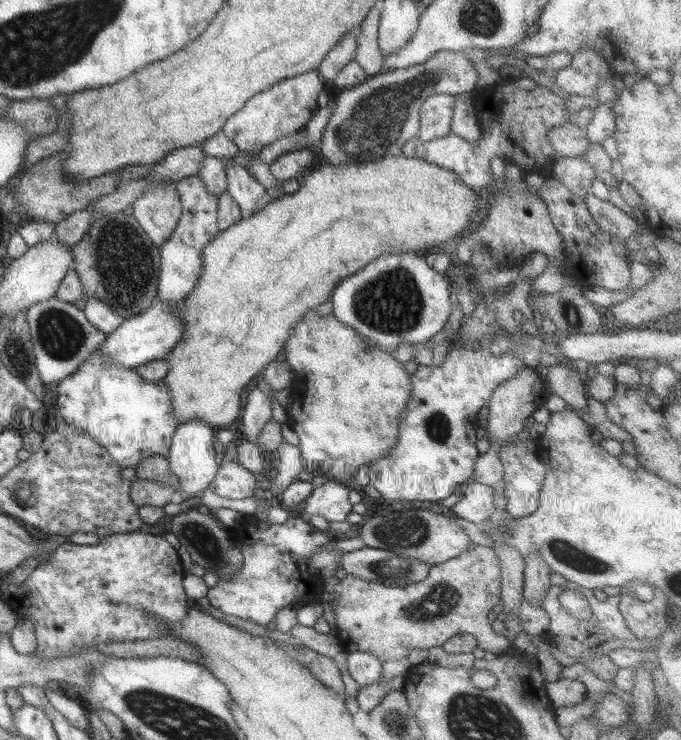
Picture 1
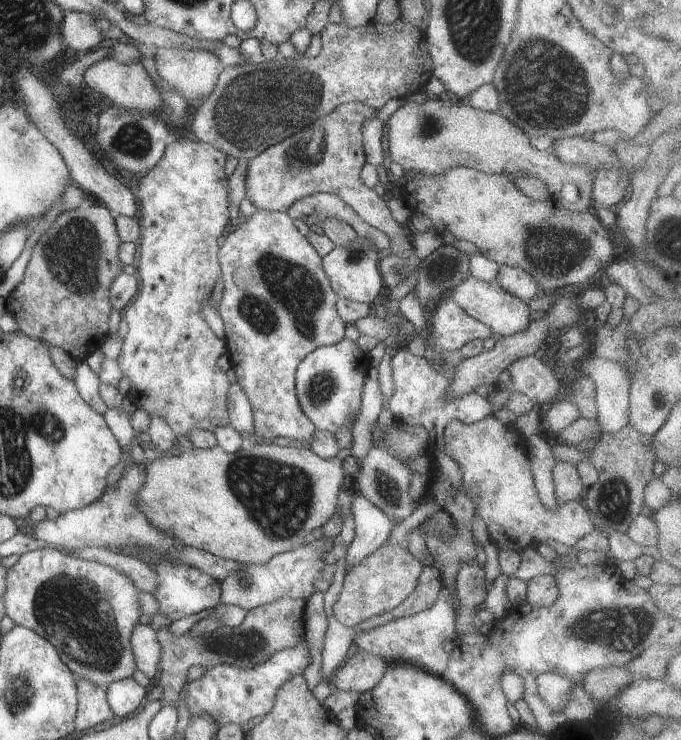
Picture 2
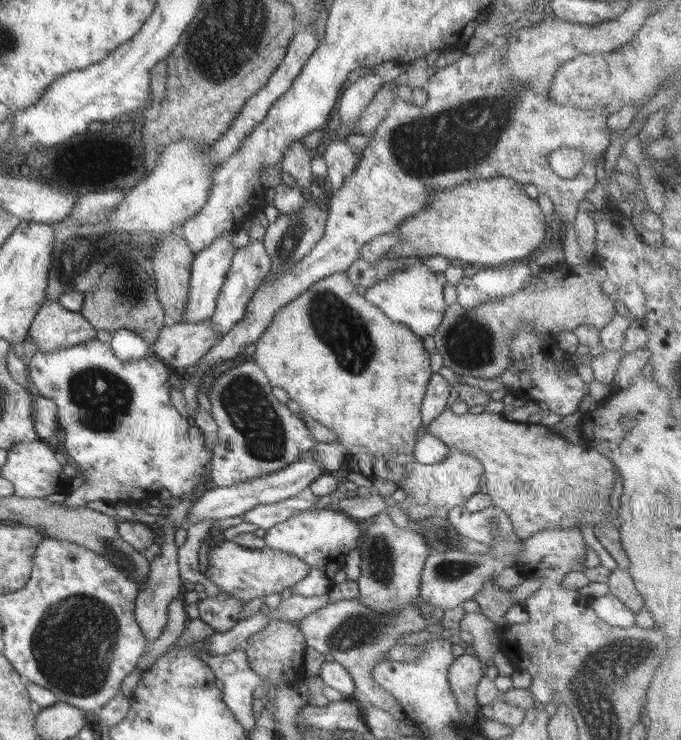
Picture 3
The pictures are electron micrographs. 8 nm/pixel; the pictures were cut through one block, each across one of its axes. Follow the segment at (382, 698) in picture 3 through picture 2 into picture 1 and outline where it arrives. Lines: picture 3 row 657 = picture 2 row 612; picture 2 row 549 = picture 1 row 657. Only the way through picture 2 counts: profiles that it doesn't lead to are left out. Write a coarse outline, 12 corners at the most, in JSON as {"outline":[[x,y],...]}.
{"outline":[[492,547],[432,565],[422,582],[347,574],[333,601],[343,651],[384,664],[456,634],[501,655]]}

